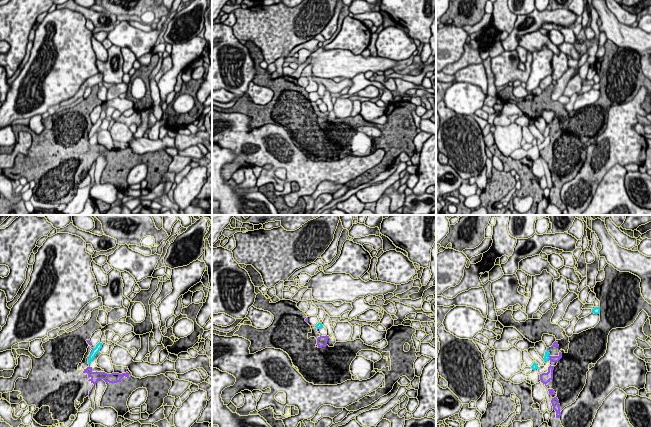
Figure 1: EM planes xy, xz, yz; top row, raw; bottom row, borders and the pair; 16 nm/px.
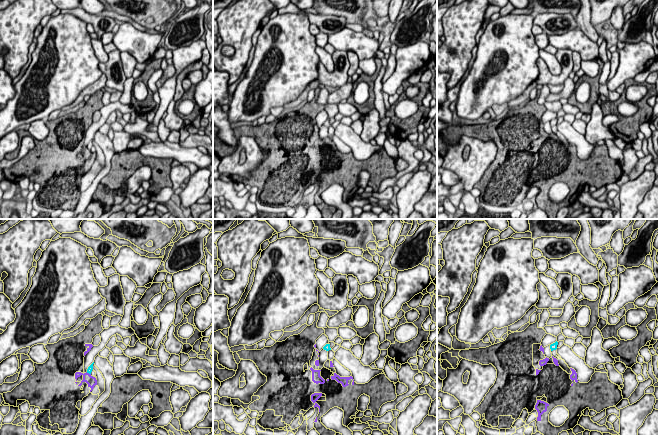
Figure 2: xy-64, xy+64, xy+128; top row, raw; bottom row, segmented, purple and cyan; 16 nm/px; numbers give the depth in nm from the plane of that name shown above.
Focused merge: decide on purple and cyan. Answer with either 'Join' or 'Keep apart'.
Keep apart

